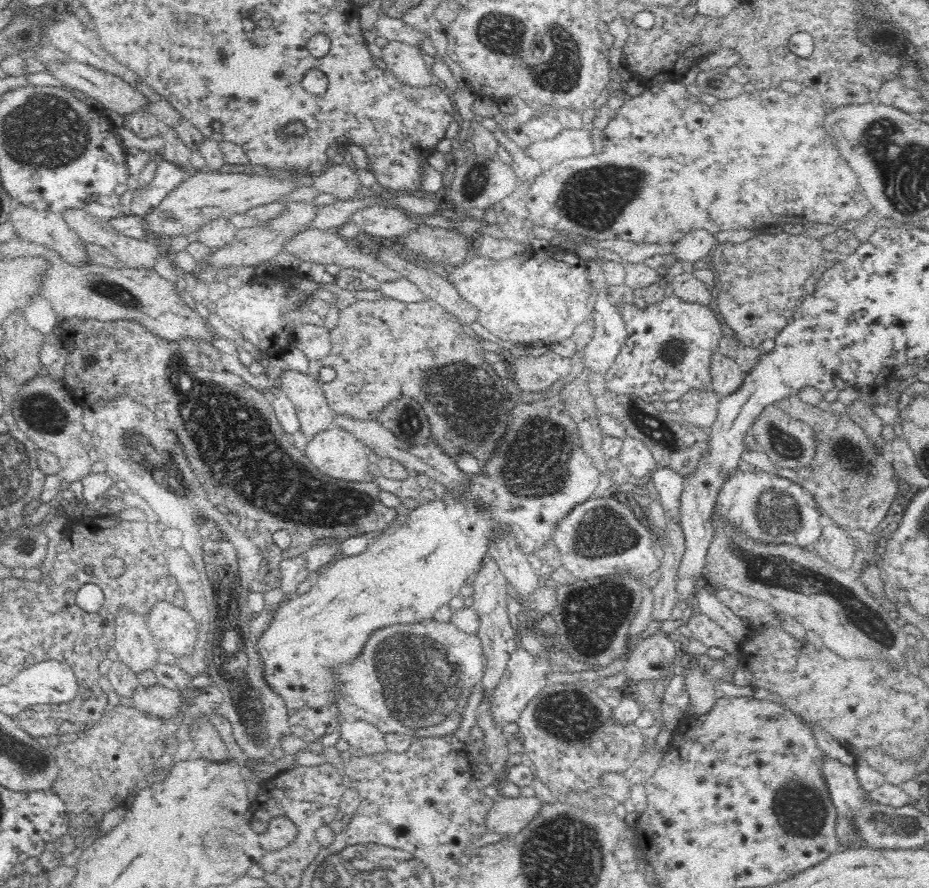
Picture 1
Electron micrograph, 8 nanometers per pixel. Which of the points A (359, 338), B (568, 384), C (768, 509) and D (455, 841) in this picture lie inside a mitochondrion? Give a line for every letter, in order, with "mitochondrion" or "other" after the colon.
A: other
B: other
C: mitochondrion
D: other

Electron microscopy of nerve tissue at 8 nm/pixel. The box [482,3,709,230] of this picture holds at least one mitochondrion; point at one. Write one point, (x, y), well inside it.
(560, 73)

